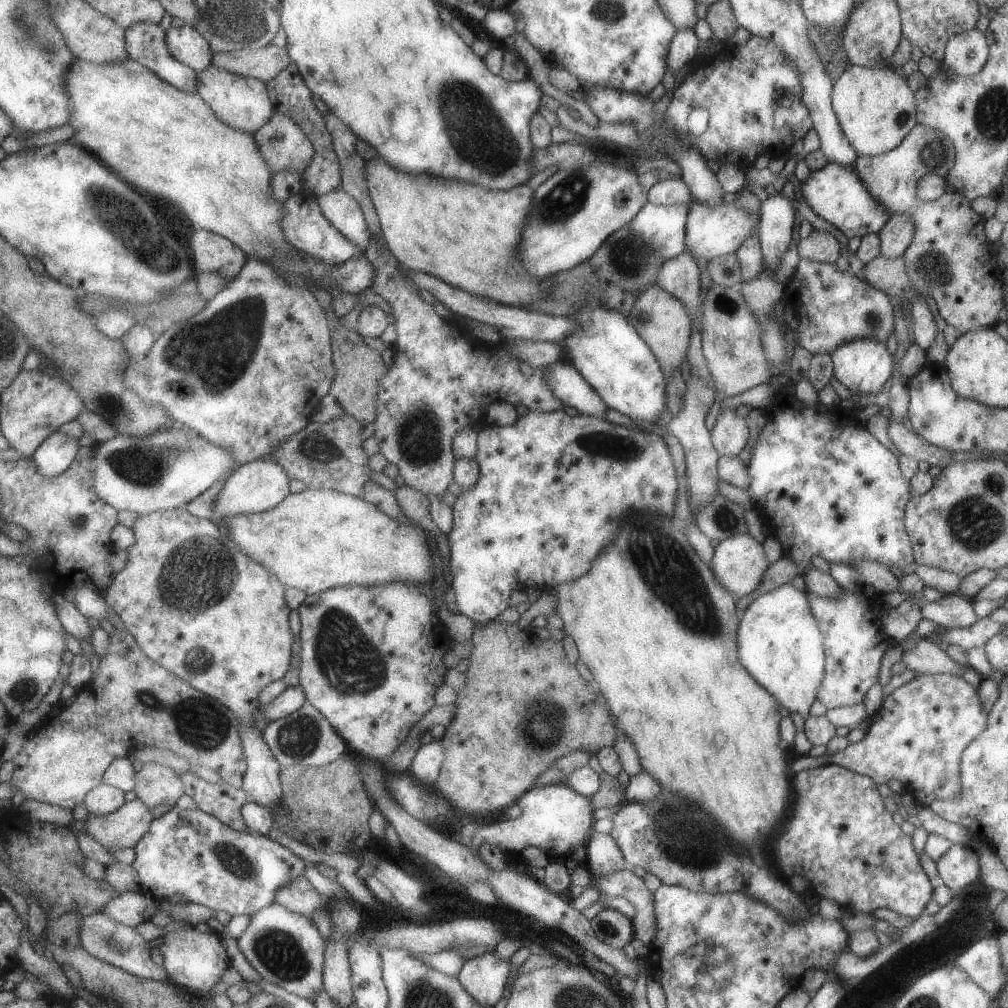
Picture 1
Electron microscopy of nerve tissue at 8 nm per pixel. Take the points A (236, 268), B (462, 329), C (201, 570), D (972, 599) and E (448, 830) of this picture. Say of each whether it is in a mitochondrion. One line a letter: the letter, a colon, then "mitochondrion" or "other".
A: other
B: other
C: mitochondrion
D: other
E: other

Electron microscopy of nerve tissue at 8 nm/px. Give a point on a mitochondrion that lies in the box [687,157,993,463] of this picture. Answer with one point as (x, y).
(932, 265)

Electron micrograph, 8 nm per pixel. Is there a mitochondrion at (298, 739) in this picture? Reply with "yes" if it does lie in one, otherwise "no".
yes

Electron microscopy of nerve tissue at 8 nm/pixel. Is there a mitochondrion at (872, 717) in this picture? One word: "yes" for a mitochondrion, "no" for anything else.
no

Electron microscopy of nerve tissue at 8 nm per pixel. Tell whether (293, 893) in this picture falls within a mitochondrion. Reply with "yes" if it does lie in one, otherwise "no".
no

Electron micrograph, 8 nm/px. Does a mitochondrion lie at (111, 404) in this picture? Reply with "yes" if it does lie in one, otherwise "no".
yes

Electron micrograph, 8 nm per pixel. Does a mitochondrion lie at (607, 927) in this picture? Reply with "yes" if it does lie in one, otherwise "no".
yes

